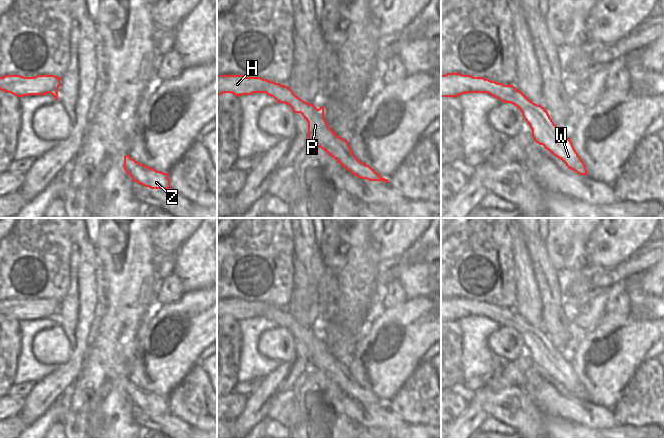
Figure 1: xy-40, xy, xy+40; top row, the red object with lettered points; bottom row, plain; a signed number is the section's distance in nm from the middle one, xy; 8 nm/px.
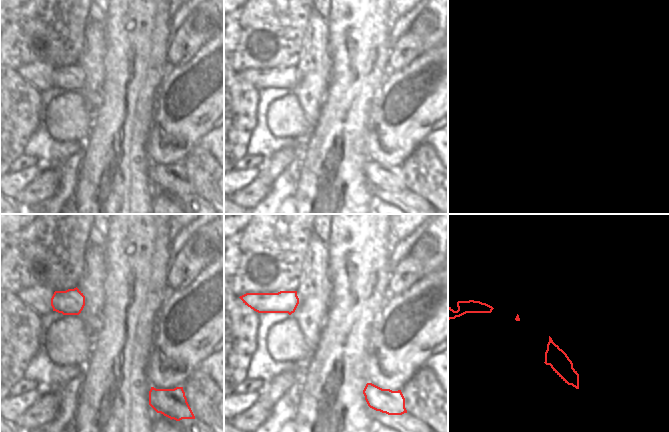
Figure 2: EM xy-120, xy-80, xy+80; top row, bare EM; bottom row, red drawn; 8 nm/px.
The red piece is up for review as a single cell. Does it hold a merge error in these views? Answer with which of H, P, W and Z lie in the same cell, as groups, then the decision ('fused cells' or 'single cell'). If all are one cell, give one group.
groups H / P W Z; fused cells

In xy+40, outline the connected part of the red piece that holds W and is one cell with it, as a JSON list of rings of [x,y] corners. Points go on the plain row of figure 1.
[[[517,313],[513,317],[495,314],[489,318],[504,327],[515,329],[522,336],[536,367],[543,369],[552,379],[561,383],[569,393],[579,399],[588,399],[586,390],[576,376],[570,362],[554,348],[544,331],[533,327]]]

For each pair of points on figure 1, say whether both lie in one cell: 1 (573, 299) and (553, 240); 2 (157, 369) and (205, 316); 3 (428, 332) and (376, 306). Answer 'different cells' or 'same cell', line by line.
1: different cells
2: same cell
3: different cells

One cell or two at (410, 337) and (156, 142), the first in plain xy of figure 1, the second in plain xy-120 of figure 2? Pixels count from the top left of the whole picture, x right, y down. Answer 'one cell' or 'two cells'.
one cell

